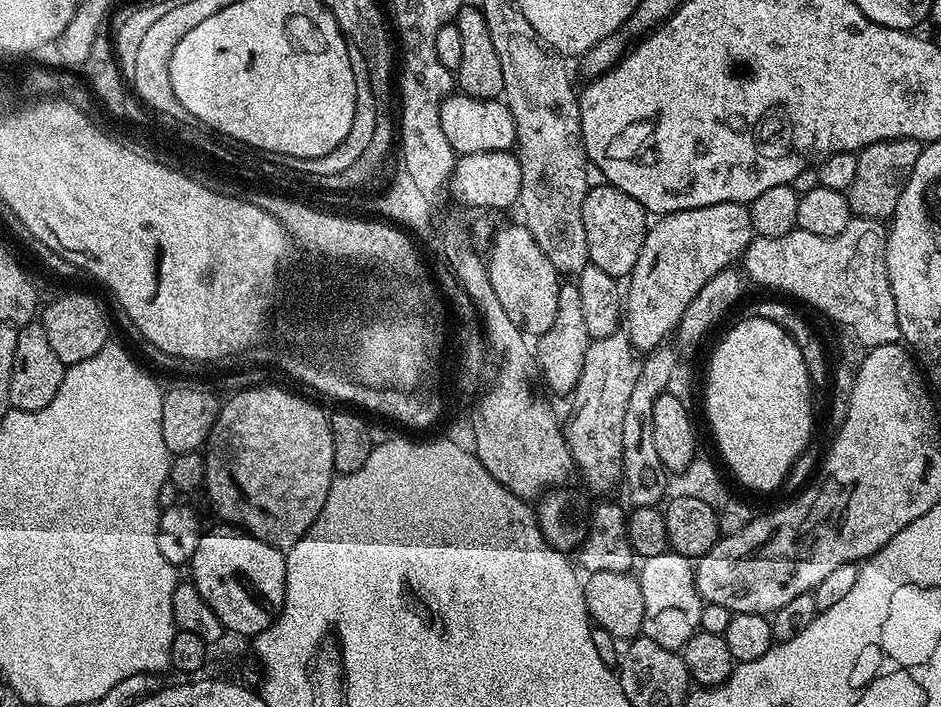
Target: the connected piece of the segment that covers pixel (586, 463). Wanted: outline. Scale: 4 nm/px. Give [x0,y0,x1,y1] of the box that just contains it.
[564,331,641,492]

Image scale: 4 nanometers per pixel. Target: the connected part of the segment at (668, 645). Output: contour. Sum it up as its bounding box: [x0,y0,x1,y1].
[638,551,703,651]

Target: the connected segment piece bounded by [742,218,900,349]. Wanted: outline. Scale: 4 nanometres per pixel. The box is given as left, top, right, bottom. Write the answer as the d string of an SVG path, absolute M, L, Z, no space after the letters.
M852 219L837 236L819 236L810 234L801 228L793 228L790 234L782 234L782 238L766 239L756 236L748 243L742 257L742 271L749 281L765 284L768 288L777 288L785 297L793 301L801 300L812 308L817 308L824 316L829 316L836 324L841 324L851 335L857 337L865 349L894 344L900 340L898 326L898 310L894 306L894 294L890 290L888 274L884 261L877 253L881 251L882 241L886 236L886 228L878 220Z

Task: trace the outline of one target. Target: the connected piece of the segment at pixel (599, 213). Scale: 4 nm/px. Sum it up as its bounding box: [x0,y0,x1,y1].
[582,183,650,278]

